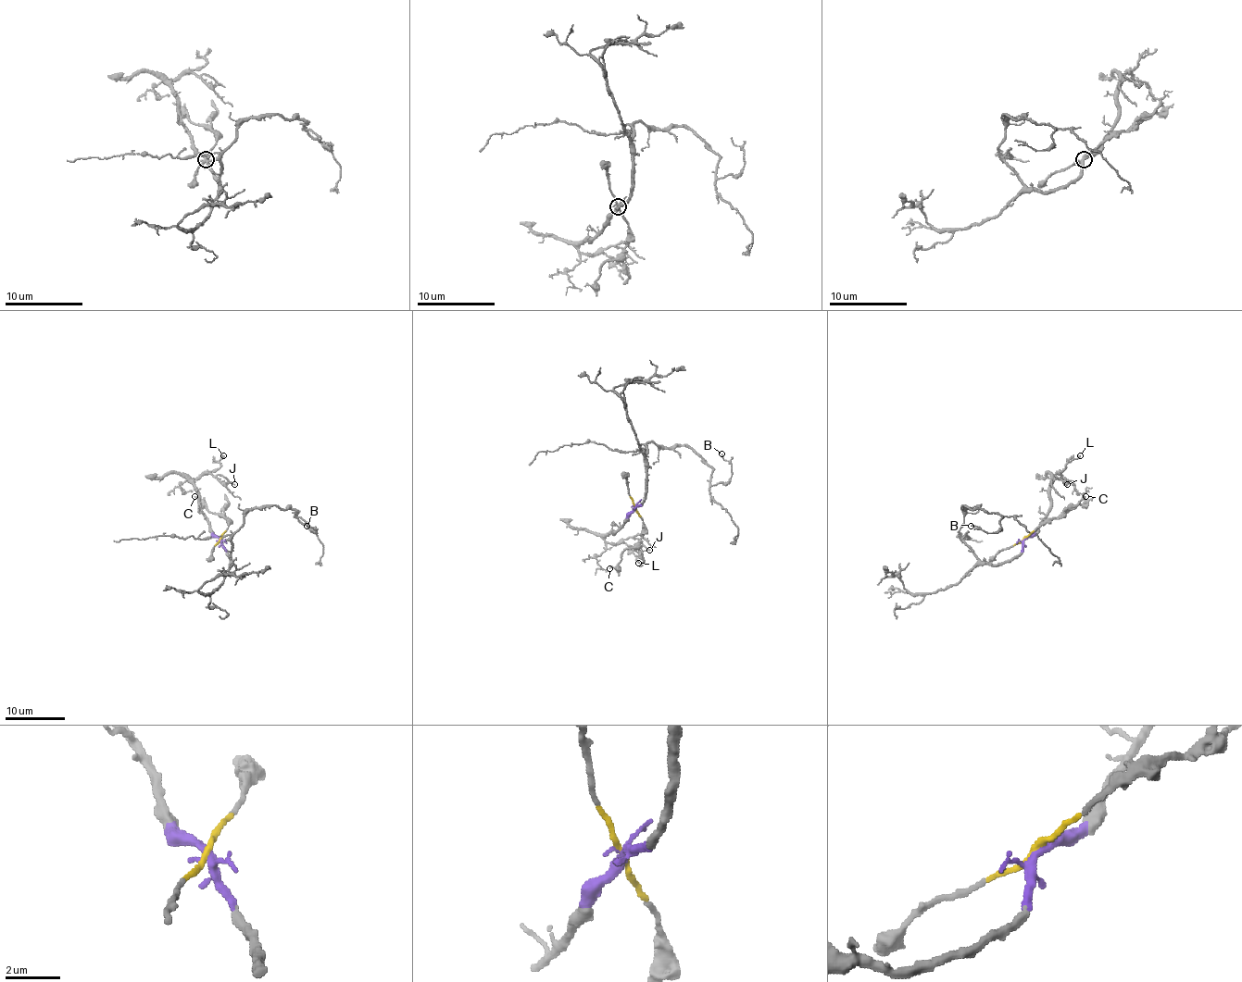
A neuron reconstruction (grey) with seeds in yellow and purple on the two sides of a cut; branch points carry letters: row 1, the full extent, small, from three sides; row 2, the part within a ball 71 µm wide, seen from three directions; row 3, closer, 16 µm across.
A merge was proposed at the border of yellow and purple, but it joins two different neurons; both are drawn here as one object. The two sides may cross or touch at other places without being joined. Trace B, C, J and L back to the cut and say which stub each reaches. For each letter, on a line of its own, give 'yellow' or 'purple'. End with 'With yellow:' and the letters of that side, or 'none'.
B: purple
C: yellow
J: purple
L: purple
With yellow: C

